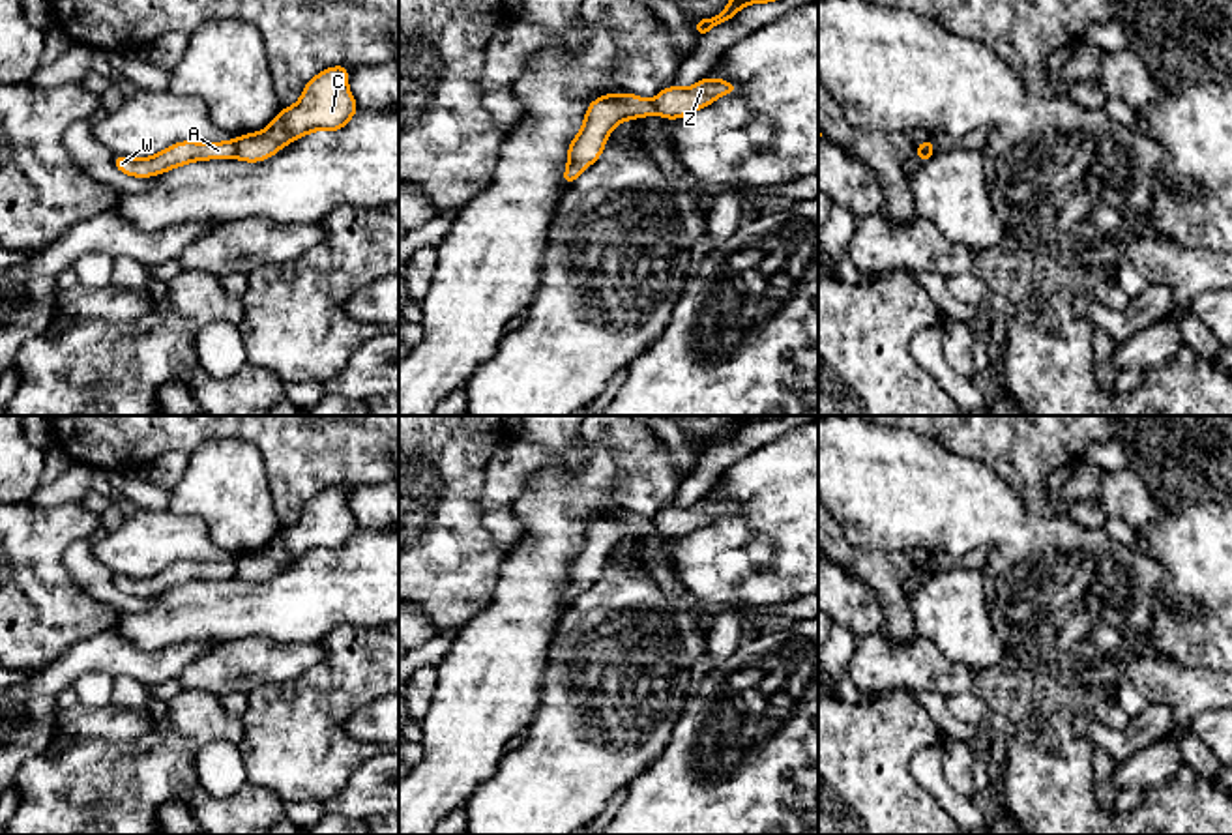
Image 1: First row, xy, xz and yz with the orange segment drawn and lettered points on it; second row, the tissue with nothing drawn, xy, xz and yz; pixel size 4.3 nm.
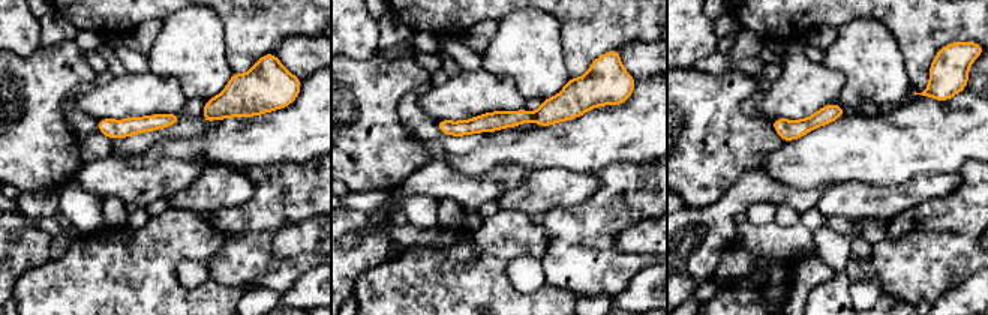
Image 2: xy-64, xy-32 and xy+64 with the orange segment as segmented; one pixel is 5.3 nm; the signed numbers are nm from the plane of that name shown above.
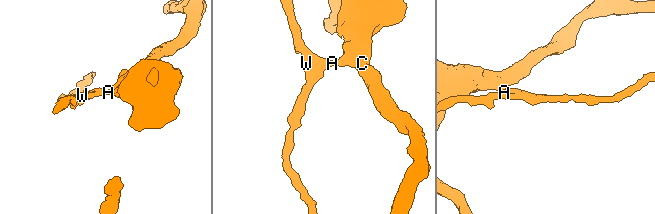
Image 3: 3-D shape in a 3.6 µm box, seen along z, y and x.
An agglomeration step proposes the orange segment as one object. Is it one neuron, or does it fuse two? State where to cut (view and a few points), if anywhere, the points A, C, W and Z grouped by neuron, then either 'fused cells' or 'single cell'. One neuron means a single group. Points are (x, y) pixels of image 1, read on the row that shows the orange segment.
cut in xy along (233, 141), (236, 156); A W / C Z; fused cells

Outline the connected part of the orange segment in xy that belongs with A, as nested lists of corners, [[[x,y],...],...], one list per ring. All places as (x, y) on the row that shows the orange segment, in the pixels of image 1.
[[[183,140],[176,142],[155,155],[146,159],[133,159],[127,155],[114,155],[112,165],[127,176],[152,178],[155,174],[165,174],[170,168],[208,159],[232,159],[236,157],[236,142],[195,142]]]

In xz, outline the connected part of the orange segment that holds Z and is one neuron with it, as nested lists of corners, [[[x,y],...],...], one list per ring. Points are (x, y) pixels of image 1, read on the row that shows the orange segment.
[[[704,77],[689,88],[665,86],[653,97],[653,105],[659,116],[676,120],[711,105],[721,95],[736,92],[740,92],[740,86],[734,82]]]

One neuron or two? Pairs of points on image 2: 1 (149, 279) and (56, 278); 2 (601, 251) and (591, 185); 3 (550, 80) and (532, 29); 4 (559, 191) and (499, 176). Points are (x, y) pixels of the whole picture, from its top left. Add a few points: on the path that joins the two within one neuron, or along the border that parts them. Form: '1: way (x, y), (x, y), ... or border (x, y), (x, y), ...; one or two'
1: way (126, 279), (78, 279); one
2: border (597, 176), (598, 186), (589, 197), (559, 207); two
3: way (538, 68), (532, 59), (532, 41); one
4: border (531, 171), (522, 182), (495, 198); two

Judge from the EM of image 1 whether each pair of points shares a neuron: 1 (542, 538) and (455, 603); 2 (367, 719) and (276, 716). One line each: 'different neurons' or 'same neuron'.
1: different neurons
2: different neurons

